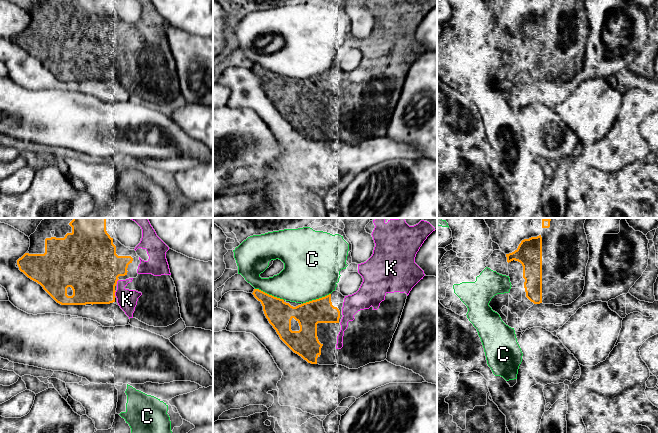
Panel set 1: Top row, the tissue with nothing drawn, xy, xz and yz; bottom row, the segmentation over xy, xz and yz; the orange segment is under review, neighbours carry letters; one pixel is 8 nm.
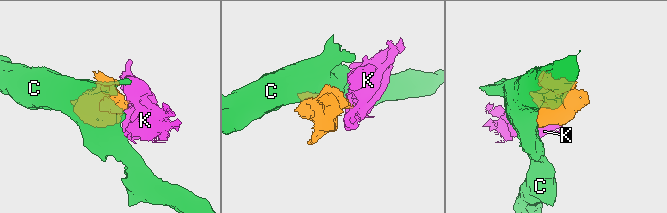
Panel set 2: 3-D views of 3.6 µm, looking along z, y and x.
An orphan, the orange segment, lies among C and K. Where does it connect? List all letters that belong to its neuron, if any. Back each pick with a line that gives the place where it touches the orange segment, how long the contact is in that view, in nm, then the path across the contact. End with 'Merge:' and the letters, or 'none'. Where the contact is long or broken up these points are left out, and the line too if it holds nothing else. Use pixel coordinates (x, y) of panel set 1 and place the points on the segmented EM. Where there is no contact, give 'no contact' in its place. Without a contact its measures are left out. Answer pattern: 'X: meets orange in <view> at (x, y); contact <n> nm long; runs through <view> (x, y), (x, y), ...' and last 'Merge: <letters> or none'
K: meets orange in xy at (114, 294); contact 50 nm long
Merge: K

